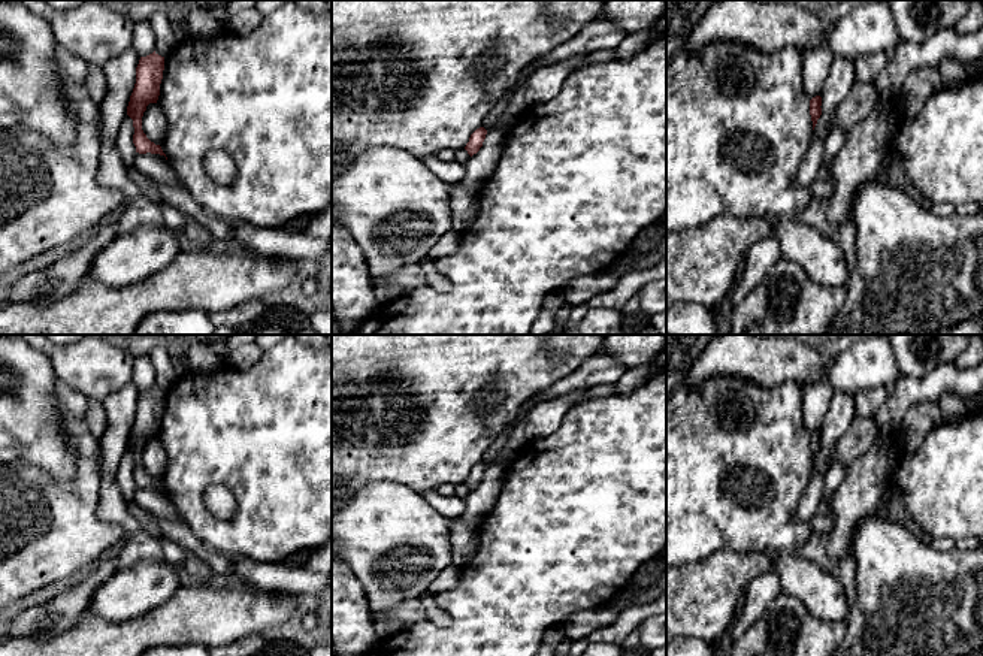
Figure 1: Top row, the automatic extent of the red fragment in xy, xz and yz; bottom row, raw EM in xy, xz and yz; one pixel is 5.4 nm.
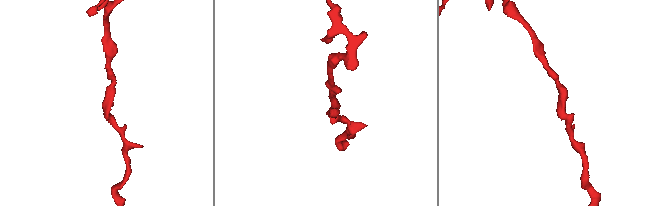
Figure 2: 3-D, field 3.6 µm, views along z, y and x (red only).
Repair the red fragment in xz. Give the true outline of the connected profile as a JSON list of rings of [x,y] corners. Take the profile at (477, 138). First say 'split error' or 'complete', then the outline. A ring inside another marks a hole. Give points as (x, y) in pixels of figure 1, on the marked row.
complete | [[[484,127],[477,129],[471,137],[469,142],[466,143],[465,149],[468,151],[468,154],[472,157],[474,154],[477,154],[480,151],[480,148],[483,146],[483,142],[486,139],[487,130]]]

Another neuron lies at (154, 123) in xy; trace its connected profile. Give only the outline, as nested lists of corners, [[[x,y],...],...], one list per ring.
[[[149,103],[142,117],[142,130],[155,145],[163,143],[167,133],[167,118],[158,103]]]

